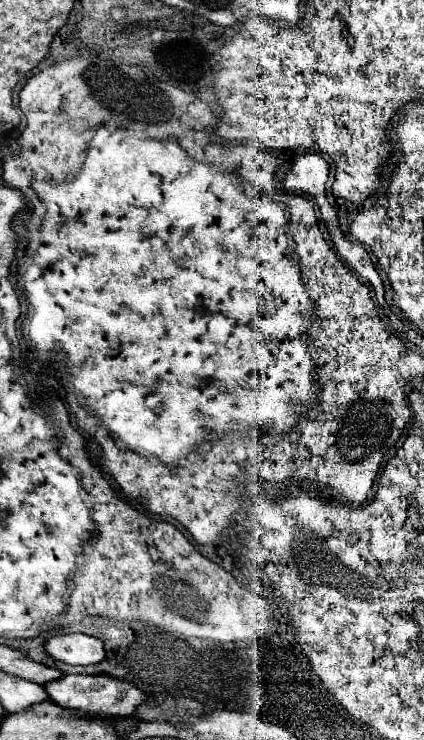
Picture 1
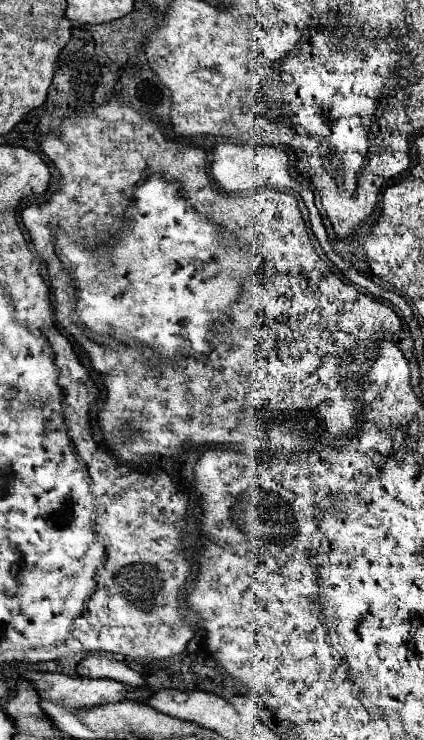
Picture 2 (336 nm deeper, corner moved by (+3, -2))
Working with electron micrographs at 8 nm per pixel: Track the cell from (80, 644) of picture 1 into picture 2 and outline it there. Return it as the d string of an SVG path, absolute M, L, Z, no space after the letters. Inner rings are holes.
M91 654L91 656L83 658L77 666L77 672L83 678L111 678L111 680L123 682L131 688L145 686L143 678L135 670L131 670L127 664L123 664L119 660L111 660L101 654Z

